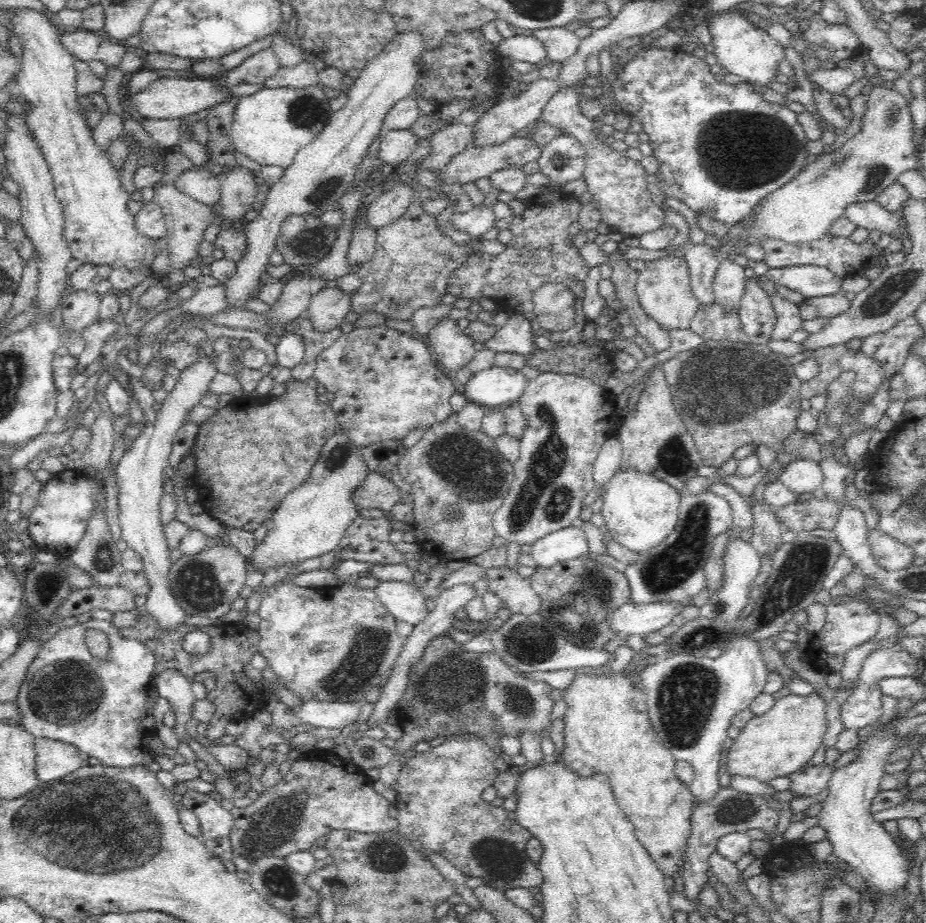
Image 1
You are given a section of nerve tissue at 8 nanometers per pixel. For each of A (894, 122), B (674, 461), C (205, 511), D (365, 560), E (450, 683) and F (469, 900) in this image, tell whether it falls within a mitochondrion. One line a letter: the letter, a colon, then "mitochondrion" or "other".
A: mitochondrion
B: mitochondrion
C: other
D: other
E: mitochondrion
F: other

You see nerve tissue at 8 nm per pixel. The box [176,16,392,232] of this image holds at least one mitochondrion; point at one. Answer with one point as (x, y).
(306, 112)

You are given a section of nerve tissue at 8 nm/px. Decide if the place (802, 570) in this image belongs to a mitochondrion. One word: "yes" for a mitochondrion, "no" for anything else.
yes

